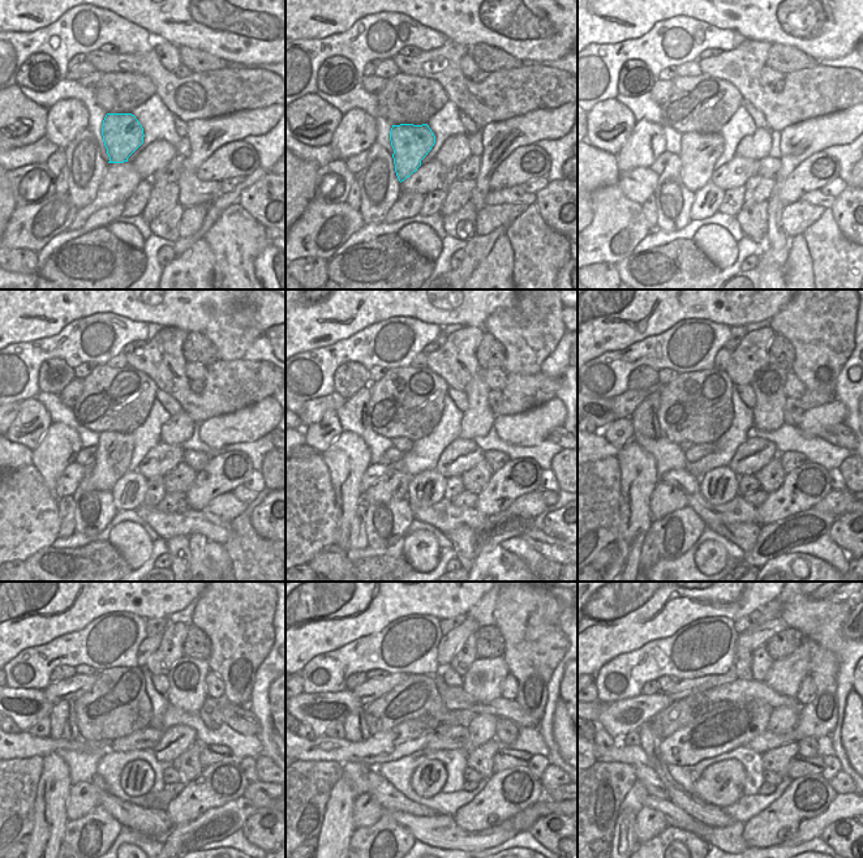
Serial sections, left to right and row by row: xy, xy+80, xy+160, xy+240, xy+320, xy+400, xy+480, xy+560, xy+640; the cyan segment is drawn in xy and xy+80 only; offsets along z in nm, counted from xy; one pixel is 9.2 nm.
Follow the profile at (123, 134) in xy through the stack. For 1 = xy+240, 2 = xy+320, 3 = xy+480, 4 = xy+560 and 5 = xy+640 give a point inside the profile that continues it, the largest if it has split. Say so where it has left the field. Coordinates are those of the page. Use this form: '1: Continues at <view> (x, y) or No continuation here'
1: Continues at xy+240 (114, 451)
2: Continues at xy+320 (393, 487)
3: Continues at xy+480 (82, 798)
4: Continues at xy+560 (366, 811)
5: Continues at xy+640 (649, 823)

